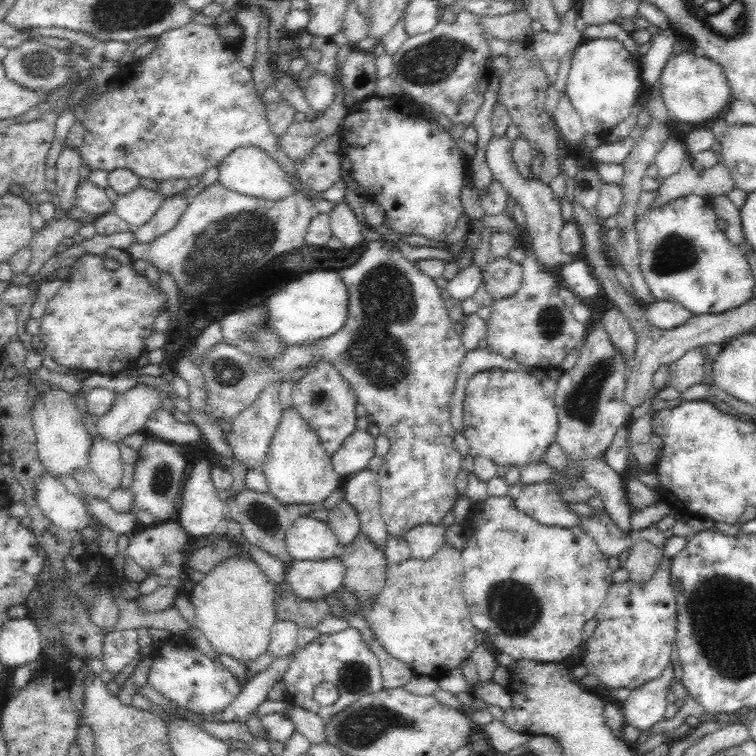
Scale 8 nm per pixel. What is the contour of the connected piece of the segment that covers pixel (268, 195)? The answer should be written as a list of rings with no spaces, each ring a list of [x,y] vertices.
[[[256,146],[236,148],[218,164],[218,182],[228,190],[256,198],[280,200],[296,190],[296,186],[282,170],[282,167],[264,150]]]

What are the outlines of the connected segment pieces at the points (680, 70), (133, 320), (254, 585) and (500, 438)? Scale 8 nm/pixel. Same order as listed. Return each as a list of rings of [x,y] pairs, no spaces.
[[[682,51],[678,54],[673,53],[665,62],[658,84],[661,87],[661,93],[668,112],[676,121],[698,124],[712,120],[712,118],[716,120],[716,118],[722,117],[728,103],[733,100],[730,87],[728,86],[728,79],[721,69],[721,66],[697,51]]]
[[[107,248],[105,256],[116,259],[120,266],[116,270],[105,269],[102,257],[97,254],[84,253],[75,258],[69,276],[63,280],[55,296],[47,302],[45,313],[40,318],[40,340],[44,350],[58,365],[67,369],[109,374],[123,372],[133,367],[137,359],[144,354],[144,344],[148,335],[154,330],[154,319],[168,310],[168,296],[160,287],[154,287],[133,265],[133,258],[126,249]]]
[[[234,555],[217,564],[189,592],[194,605],[196,626],[204,632],[215,654],[226,653],[246,666],[268,652],[275,615],[275,584],[252,557]]]
[[[482,370],[470,378],[465,390],[463,428],[464,436],[468,438],[468,444],[470,444],[470,456],[461,460],[461,470],[468,472],[468,460],[472,462],[478,456],[489,458],[497,466],[506,467],[546,462],[544,454],[550,444],[557,442],[559,423],[555,400],[547,396],[546,389],[538,378],[534,378],[530,372]]]

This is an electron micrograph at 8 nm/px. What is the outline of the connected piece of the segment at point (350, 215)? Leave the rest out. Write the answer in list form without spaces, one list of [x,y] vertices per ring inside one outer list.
[[[340,200],[329,213],[332,236],[339,238],[346,248],[352,248],[364,240],[359,220],[346,201]]]

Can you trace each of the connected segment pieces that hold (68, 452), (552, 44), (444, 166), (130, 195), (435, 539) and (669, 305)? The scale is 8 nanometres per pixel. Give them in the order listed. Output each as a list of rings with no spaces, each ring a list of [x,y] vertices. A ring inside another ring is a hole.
[[[52,385],[52,390],[48,390],[46,394],[38,394],[30,410],[39,459],[43,462],[46,472],[54,476],[73,477],[76,469],[88,469],[89,450],[93,440],[72,398],[63,387]]]
[[[572,6],[564,16],[564,20],[561,21],[561,25],[556,32],[543,30],[530,36],[532,48],[547,76],[549,86],[548,90],[546,90],[544,107],[554,129],[557,128],[554,113],[560,99],[560,95],[555,88],[558,64],[561,63],[563,56],[572,52],[580,44],[580,41],[584,39],[583,32],[574,25],[578,17],[579,14],[576,8]]]
[[[377,95],[356,102],[354,112],[345,117],[341,124],[342,152],[352,161],[351,176],[365,190],[365,196],[383,208],[386,217],[383,231],[393,237],[414,233],[437,241],[447,239],[458,218],[465,214],[461,190],[469,162],[458,149],[456,140],[431,121],[420,120],[421,116],[414,116],[414,112],[404,112],[396,102],[386,99],[378,102]]]
[[[138,186],[126,194],[118,195],[112,210],[133,229],[148,222],[165,198],[157,191]]]
[[[418,524],[412,530],[408,530],[403,538],[410,547],[412,558],[428,560],[447,544],[444,532],[442,524]]]
[[[654,300],[652,304],[643,307],[646,320],[660,329],[673,329],[682,326],[692,316],[688,309],[670,301]]]

